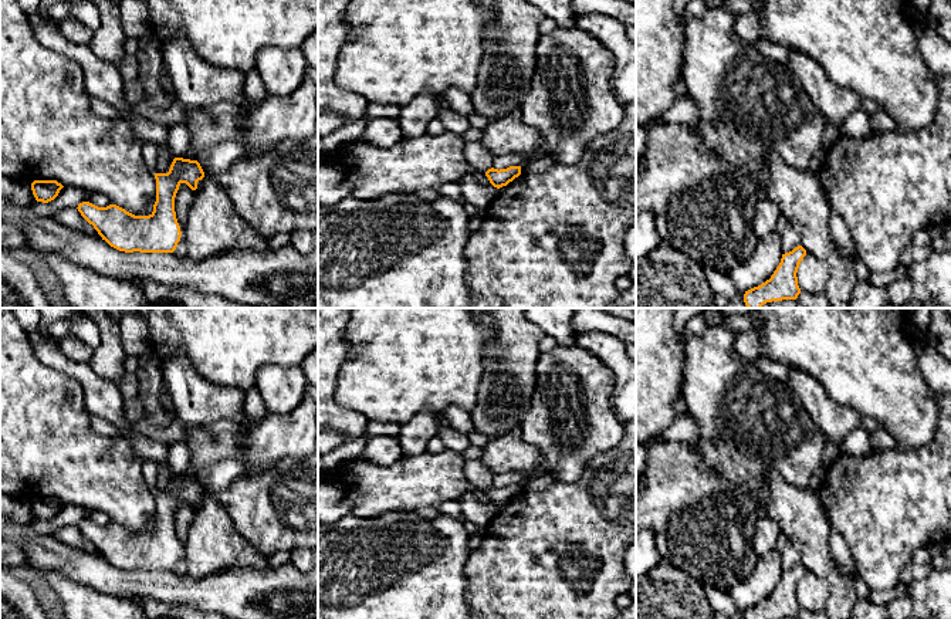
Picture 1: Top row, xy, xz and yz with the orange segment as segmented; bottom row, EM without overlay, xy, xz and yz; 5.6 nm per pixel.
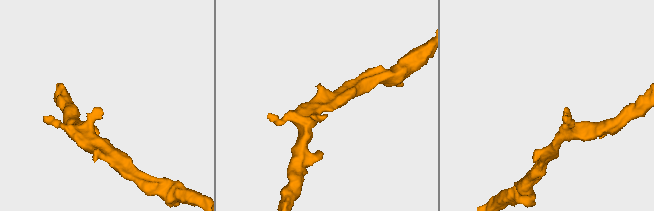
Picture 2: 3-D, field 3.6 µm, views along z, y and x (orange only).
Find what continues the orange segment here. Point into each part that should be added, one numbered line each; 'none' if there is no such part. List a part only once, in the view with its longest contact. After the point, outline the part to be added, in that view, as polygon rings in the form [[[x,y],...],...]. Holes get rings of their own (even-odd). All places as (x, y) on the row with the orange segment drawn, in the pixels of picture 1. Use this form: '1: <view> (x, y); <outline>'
none

